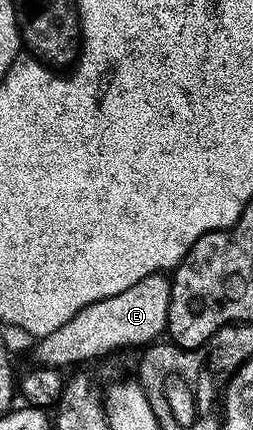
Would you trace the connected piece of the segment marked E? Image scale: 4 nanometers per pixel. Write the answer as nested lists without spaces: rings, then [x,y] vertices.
[[[156,274],[141,278],[129,290],[113,294],[101,302],[85,306],[61,330],[42,337],[35,348],[35,356],[40,365],[48,368],[67,370],[70,364],[83,364],[95,360],[106,352],[127,348],[130,344],[147,346],[158,341],[167,330],[167,315],[171,301],[171,282],[166,275]]]

